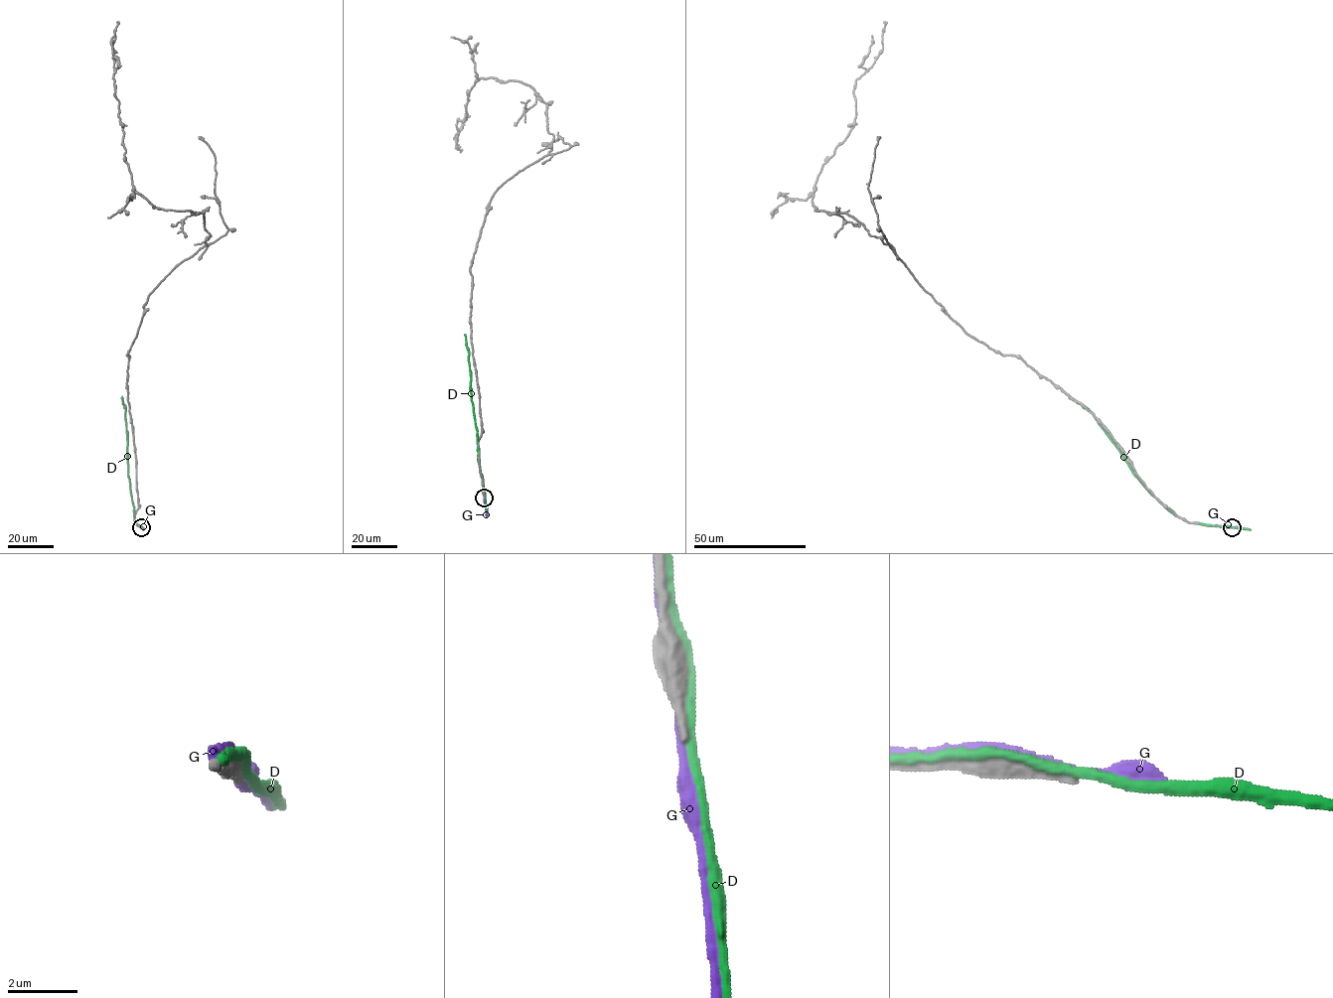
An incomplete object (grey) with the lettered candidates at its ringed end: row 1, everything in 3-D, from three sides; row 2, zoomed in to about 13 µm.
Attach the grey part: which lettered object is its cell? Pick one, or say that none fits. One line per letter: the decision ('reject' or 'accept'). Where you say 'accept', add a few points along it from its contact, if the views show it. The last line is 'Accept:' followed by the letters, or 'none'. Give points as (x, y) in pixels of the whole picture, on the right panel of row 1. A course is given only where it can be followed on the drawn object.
D: reject
G: reject
Accept: none

